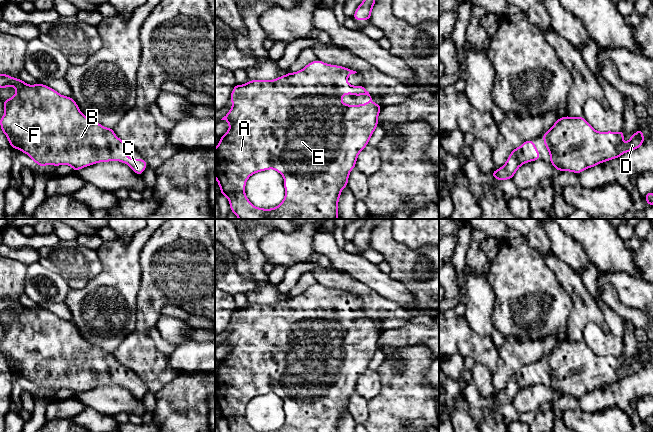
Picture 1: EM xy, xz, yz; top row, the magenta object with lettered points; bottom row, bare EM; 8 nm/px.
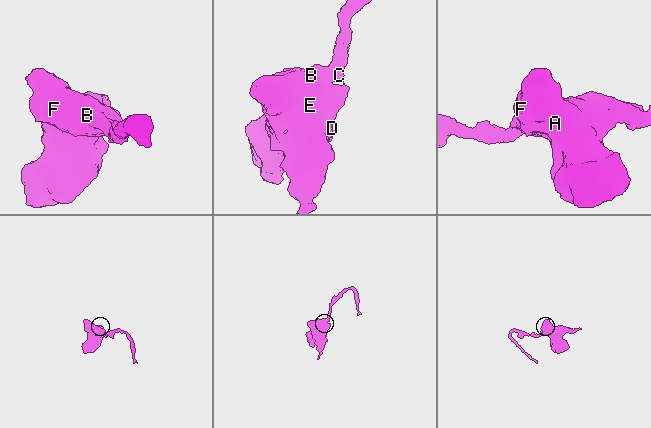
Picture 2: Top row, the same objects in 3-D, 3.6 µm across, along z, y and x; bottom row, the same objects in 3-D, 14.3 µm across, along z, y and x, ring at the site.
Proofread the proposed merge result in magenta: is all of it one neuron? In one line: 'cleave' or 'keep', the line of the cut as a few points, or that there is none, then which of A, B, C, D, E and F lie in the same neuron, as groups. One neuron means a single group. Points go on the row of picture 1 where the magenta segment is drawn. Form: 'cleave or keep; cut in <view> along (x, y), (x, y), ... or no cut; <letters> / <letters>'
keep; no cut; A B C D E F

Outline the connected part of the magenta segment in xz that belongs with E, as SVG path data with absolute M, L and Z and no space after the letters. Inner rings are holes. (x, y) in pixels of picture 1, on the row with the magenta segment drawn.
M317 59L298 72L289 72L274 80L251 80L234 86L230 95L232 108L221 119L226 120L230 127L215 148L215 178L221 195L228 198L230 210L239 219L338 219L341 191L347 187L359 153L368 145L378 126L378 115L382 109L372 101L363 85L347 83L347 77L355 73ZM346 94L367 95L370 100L365 104L347 105L341 100ZM268 169L274 169L284 177L285 197L275 208L257 208L245 195L246 181L254 173Z

